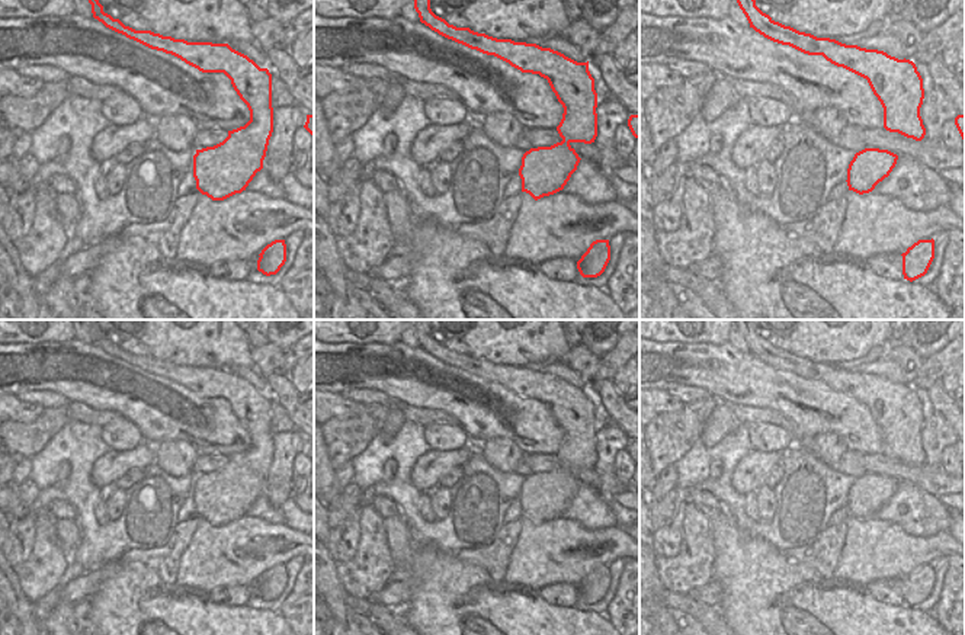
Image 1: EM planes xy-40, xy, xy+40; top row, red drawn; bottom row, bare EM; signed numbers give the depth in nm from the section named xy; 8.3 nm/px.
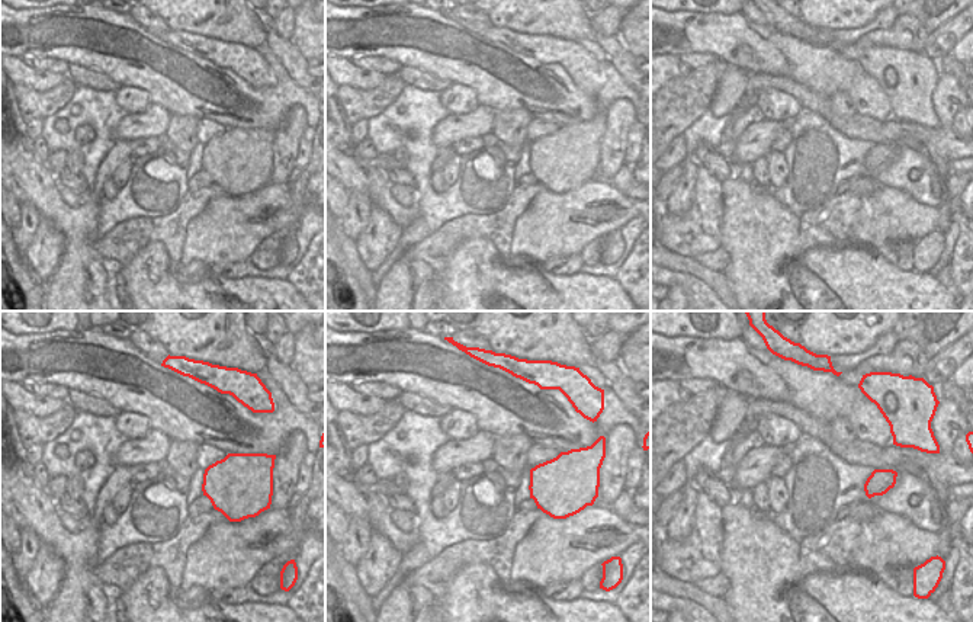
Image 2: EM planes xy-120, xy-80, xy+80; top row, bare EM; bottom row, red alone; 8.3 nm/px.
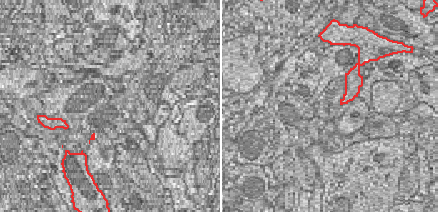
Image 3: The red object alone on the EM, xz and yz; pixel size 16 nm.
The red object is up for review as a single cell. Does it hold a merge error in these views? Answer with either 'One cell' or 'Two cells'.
One cell

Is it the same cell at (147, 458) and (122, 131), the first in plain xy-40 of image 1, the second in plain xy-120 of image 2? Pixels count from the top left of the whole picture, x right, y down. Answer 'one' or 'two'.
one

